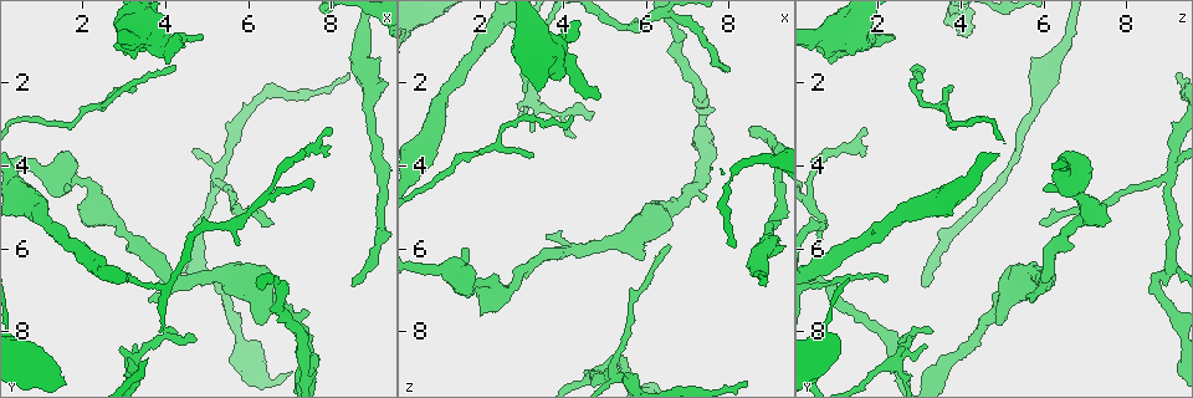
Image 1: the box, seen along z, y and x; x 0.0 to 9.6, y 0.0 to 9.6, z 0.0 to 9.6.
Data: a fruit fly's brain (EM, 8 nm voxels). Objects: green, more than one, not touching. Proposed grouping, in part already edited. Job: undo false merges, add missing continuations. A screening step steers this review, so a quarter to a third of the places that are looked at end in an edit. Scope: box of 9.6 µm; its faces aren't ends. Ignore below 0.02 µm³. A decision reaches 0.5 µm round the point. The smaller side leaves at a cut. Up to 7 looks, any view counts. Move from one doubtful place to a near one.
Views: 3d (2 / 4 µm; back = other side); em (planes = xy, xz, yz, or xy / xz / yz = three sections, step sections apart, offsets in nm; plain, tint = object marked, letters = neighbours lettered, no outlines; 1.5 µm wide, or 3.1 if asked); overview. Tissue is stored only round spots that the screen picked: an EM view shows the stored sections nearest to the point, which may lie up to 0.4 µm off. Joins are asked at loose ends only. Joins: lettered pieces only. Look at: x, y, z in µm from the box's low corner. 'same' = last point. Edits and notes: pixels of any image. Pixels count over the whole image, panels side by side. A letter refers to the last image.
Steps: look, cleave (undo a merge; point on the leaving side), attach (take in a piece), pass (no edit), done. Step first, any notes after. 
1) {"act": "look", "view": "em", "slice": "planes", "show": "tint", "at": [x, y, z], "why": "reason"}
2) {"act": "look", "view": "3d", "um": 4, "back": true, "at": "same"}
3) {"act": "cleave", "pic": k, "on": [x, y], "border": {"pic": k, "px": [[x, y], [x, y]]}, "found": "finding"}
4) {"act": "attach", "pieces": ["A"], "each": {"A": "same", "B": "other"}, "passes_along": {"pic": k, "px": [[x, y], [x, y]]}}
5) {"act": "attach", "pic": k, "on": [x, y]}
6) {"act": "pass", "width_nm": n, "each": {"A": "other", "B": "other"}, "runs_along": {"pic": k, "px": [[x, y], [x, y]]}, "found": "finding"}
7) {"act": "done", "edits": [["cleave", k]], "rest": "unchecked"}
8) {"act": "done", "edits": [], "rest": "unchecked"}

{"act": "look", "view": "em", "slice": "xy", "step": 8, "show": "tint", "at": [4.90, 0.95, 2.40], "why": "free end"}

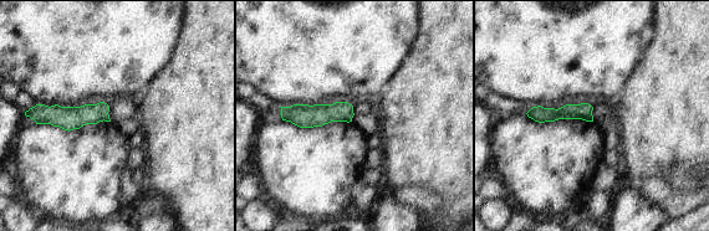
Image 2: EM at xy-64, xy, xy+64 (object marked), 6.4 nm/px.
{"act": "look", "view": "em", "slice": "planes", "show": "letters", "at": "same", "why": "cut it another way"}

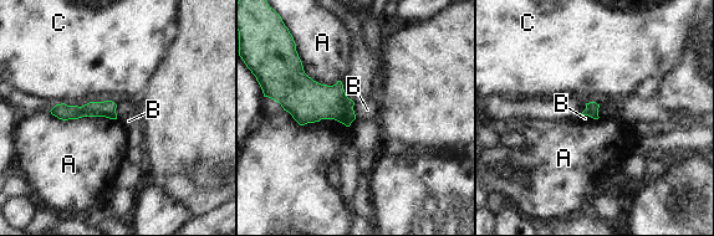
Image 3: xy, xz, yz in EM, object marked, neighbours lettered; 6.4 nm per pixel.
{"act": "pass", "each": {"A": "other", "B": "other", "C": "other"}, "runs_along": {"pic": 3, "px": [[55, 111], [108, 111], [113, 116]]}, "found": "no lettered piece goes on from it"}

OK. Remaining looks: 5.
{"act": "look", "view": "em", "slice": "planes", "show": "letters", "at": [5.25, 4.45, 9.00], "why": "looks like a crossing"}

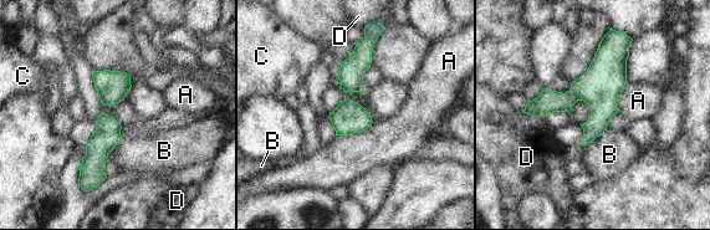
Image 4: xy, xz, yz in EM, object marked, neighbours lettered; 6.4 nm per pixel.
{"act": "pass", "longest_contact_nm": ["A", 260], "each": {"A": "other", "B": "other", "C": "other", "D": "other"}, "found": "continuous, no second cell"}

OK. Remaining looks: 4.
{"act": "look", "view": "em", "slice": "xy", "step": 4, "show": "letters", "at": [8.55, 6.90, 3.20], "why": "branch stops here"}

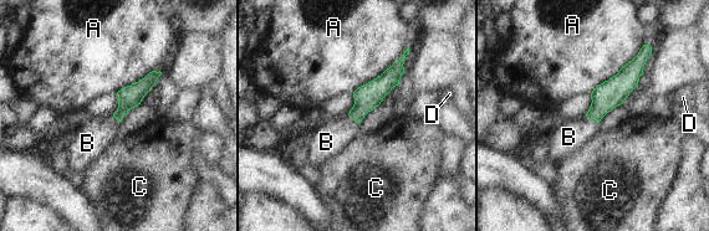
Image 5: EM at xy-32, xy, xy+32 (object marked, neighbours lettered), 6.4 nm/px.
{"act": "attach", "pieces": ["B"], "longest_contact_nm": ["A", 480], "each": {"A": "other", "B": "same", "C": "other", "D": "other"}, "passes_along": {"pic": 5, "px": [[613, 92], [591, 118], [569, 137]]}, "found": "it goes on there"}

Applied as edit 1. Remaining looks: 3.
{"act": "done", "edits": [["attach", 5]], "rest": "unchecked"}

